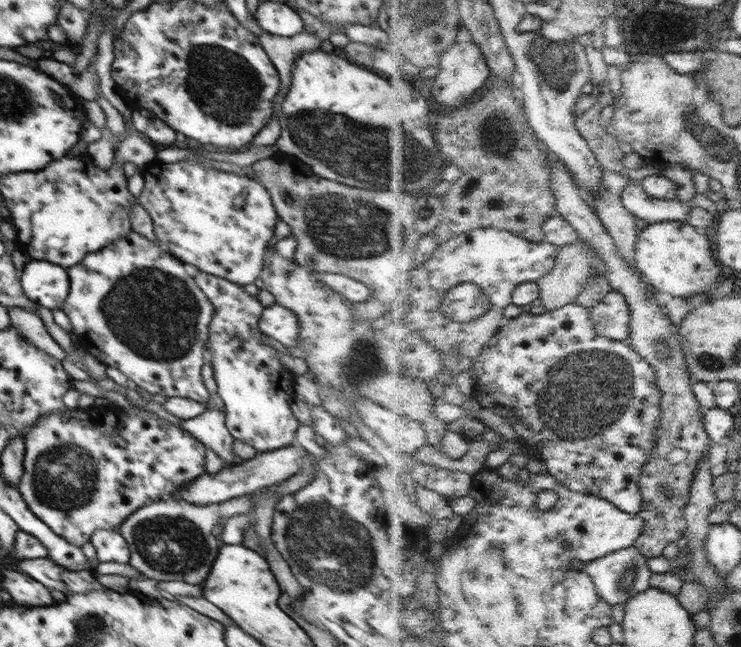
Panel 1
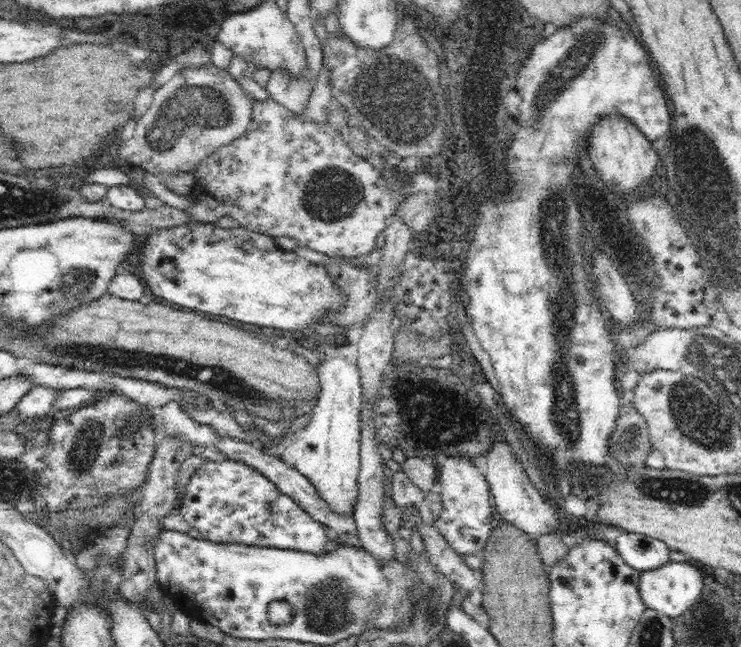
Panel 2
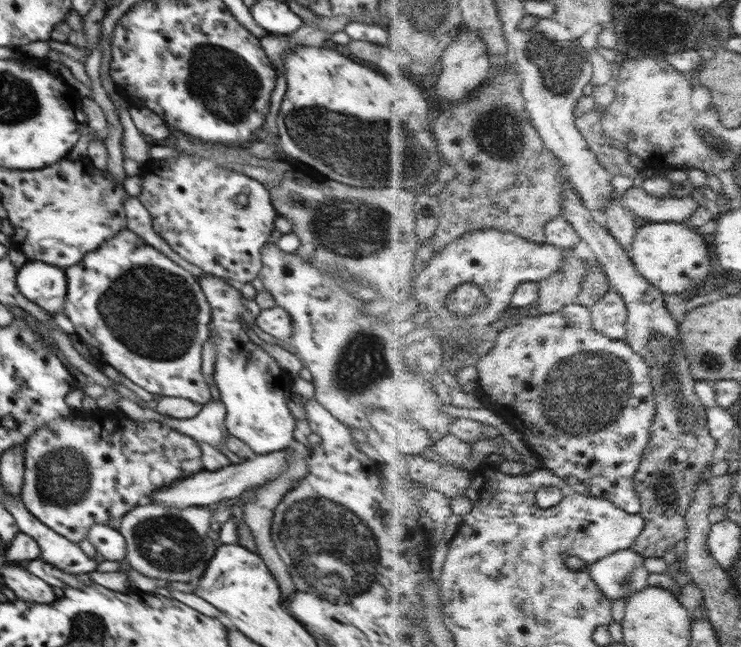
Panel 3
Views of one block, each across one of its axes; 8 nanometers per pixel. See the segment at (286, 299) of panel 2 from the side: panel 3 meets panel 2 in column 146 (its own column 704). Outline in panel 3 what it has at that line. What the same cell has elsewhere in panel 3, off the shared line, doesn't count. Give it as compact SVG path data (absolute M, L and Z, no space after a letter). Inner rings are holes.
M650 222L640 227L634 241L632 258L637 263L638 270L666 294L680 293L686 296L702 286L714 272L710 244L690 223Z

